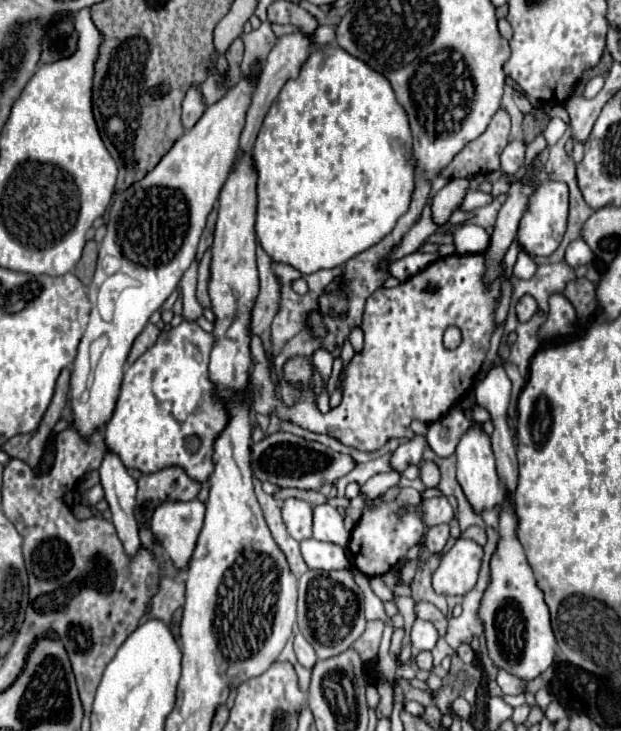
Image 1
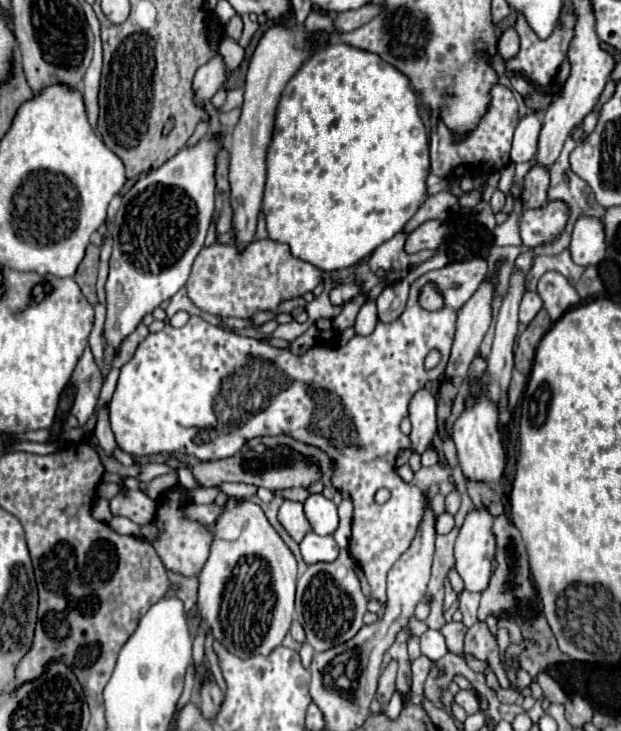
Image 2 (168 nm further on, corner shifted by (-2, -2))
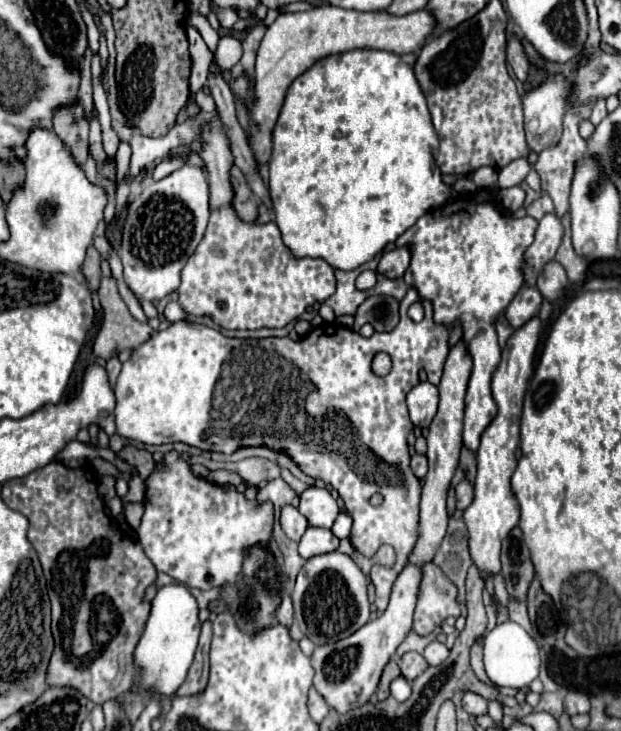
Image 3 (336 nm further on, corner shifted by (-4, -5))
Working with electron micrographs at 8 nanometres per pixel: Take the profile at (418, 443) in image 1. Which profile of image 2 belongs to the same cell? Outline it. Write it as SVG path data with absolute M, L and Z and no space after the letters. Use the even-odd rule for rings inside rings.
M419 389L413 397L411 397L411 403L409 403L409 421L413 425L411 429L411 451L417 451L417 453L423 453L427 449L427 445L433 441L433 437L437 435L437 413L435 413L435 397L429 389Z

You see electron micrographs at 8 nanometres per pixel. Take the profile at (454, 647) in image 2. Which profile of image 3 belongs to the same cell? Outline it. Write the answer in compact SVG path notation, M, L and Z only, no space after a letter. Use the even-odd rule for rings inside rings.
M479 636L475 640L475 644L471 646L471 670L475 672L475 676L485 682L485 684L491 684L491 680L487 678L485 670L483 670L483 636Z

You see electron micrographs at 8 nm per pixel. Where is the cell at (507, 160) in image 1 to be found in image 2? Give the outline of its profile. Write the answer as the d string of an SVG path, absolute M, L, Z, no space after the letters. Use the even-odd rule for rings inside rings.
M529 111L525 117L519 119L519 125L513 137L513 149L511 149L513 163L525 163L531 157L535 157L539 133L541 133L541 113L539 111Z

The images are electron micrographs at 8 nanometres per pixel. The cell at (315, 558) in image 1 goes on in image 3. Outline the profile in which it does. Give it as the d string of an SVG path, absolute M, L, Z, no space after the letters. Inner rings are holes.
M309 526L299 542L299 554L305 560L313 556L335 552L337 548L339 548L339 538L331 530L315 528L315 526Z

